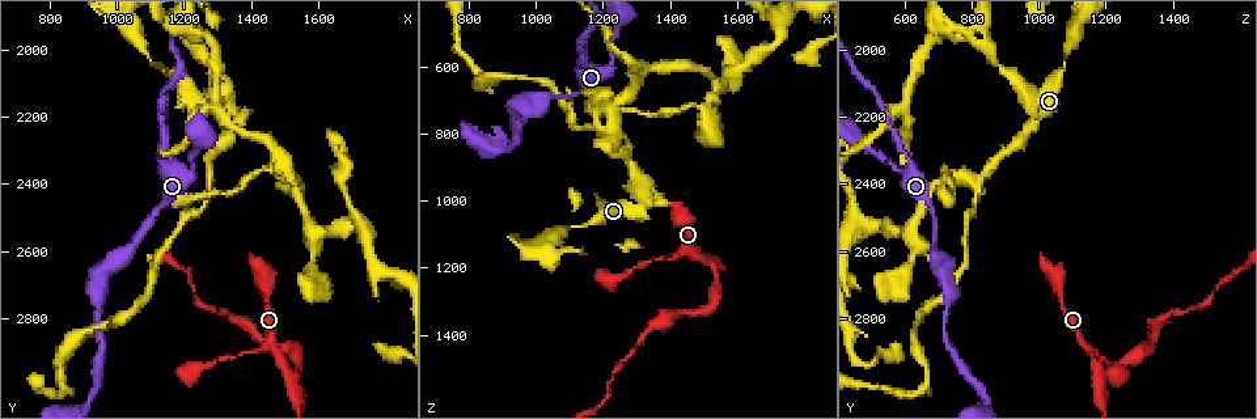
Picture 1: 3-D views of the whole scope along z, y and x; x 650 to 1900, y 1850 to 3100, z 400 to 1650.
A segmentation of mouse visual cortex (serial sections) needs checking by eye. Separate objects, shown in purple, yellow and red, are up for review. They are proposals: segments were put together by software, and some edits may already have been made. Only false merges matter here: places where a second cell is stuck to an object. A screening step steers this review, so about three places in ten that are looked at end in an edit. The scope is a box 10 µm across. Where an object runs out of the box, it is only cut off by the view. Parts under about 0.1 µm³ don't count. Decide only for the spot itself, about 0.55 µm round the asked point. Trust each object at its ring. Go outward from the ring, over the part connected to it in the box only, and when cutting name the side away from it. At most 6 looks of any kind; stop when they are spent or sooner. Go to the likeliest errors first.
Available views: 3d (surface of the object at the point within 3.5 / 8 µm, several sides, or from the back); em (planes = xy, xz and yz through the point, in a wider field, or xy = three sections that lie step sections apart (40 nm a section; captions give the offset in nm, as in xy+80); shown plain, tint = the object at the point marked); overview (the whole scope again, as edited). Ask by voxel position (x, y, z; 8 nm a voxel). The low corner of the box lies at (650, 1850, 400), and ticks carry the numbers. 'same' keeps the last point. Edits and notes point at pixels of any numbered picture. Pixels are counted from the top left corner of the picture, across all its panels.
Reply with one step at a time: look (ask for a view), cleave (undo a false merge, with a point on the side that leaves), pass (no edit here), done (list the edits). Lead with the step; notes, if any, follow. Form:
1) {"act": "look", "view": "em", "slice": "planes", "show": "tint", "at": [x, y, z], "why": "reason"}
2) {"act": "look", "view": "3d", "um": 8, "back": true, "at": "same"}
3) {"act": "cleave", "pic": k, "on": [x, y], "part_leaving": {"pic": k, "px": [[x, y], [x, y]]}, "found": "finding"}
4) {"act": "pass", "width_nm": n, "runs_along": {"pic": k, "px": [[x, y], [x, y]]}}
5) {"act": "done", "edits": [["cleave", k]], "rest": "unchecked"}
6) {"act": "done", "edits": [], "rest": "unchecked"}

{"act": "look", "view": "3d", "um": 3.5, "at": [1520, 2970, 1190], "why": "sudden change in width"}

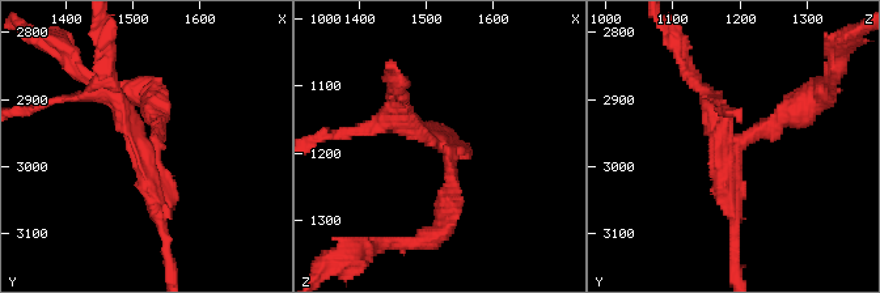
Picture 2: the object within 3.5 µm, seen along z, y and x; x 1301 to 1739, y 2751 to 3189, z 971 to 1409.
{"act": "look", "view": "em", "slice": "xy", "step": 3, "show": "tint", "at": [1525, 2970, 1190], "arms": 3, "arm_widths_nm": [200, 200, 200]}

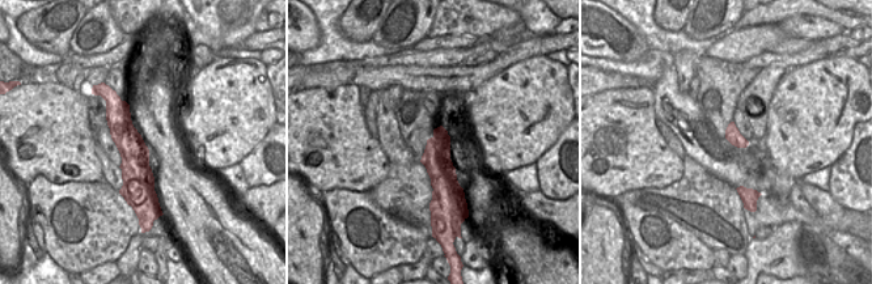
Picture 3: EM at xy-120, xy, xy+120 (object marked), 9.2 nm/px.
{"act": "cleave", "pic": 2, "on": [775, 122], "width_nm": 260, "part_leaving": {"pic": 2, "px": [[735, 149], [825, 89]]}, "found": "two cells meet here"}

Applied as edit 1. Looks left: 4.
{"act": "look", "view": "3d", "um": 8, "at": [1350, 2200, 1000], "why": "sharp bend"}

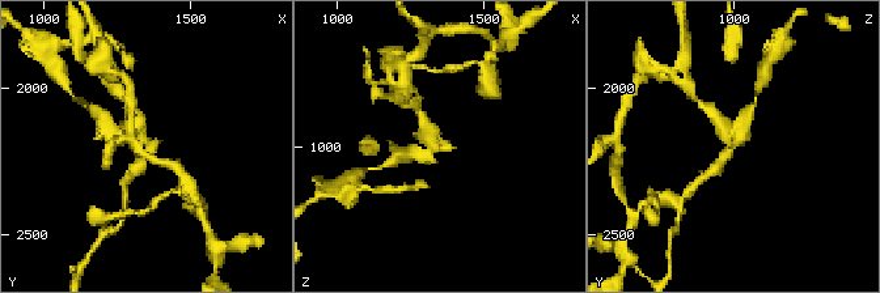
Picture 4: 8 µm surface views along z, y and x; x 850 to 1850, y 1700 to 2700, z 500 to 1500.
{"act": "look", "view": "3d", "um": 3.5, "at": "same", "why": "closer look"}

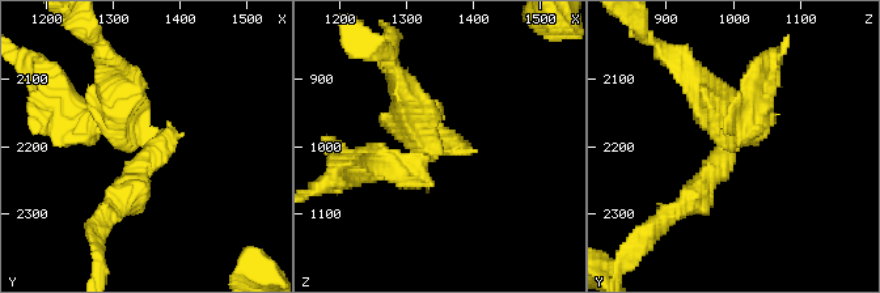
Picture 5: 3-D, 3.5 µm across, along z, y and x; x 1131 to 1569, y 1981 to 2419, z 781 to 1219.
{"act": "look", "view": "em", "slice": "xy", "step": 2, "show": "tint", "at": [1355, 2210, 995], "arm_widths_nm": [300, 300]}

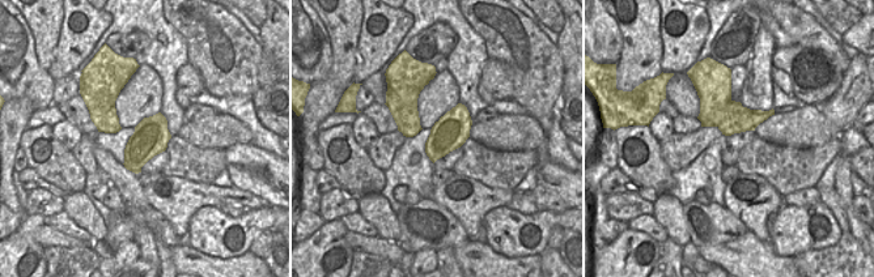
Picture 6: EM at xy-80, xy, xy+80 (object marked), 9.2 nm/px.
{"act": "cleave", "pic": 5, "on": [701, 103], "width_nm": 320, "part_leaving": {"pic": 5, "px": [[724, 106], [647, 38]]}, "found": "a second cell is stuck on"}

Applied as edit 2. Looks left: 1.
{"act": "done", "edits": [["cleave", 2], ["cleave", 5]], "rest": "unchecked"}

